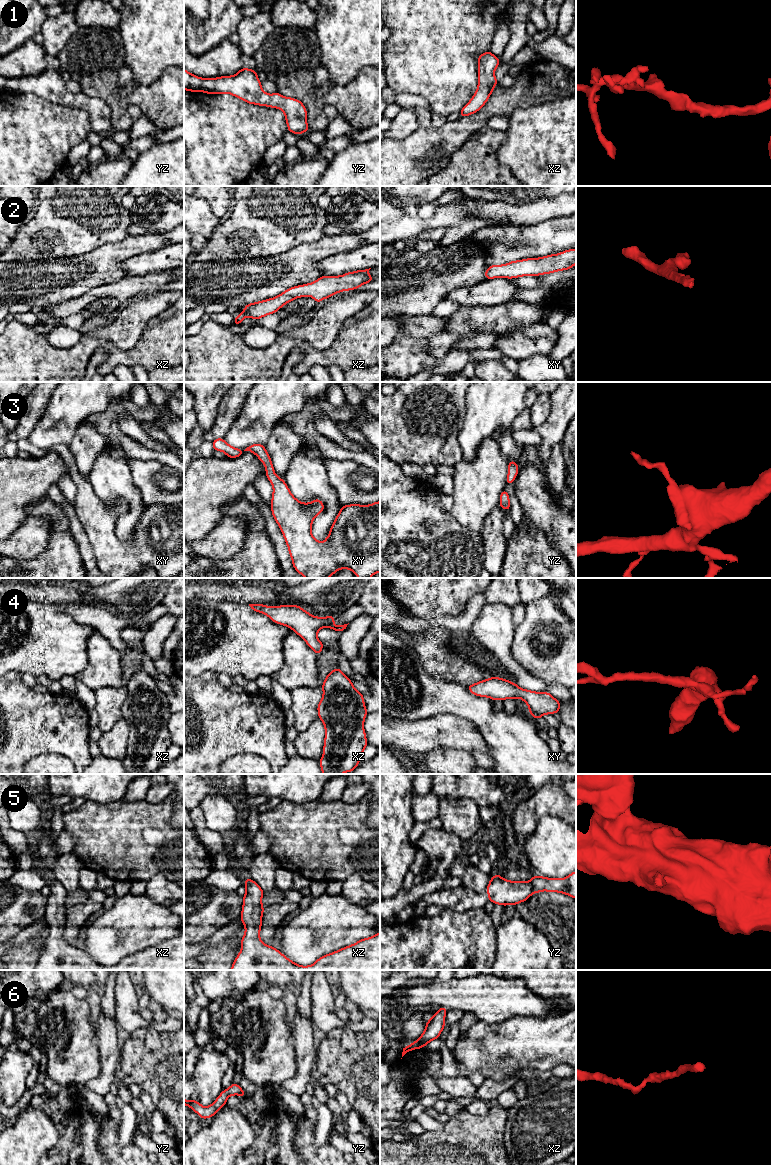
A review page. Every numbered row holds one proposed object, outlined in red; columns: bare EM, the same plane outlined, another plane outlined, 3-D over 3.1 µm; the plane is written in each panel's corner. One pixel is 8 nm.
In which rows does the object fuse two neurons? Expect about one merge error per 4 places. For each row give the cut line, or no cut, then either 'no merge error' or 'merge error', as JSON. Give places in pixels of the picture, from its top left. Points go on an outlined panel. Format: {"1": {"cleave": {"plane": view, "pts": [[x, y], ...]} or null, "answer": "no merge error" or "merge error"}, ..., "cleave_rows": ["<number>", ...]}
{"1": {"cleave": null, "answer": "no merge error"}, "2": {"cleave": null, "answer": "no merge error"}, "3": {"cleave": null, "answer": "no merge error"}, "4": {"cleave": null, "answer": "no merge error"}, "5": {"cleave": null, "answer": "no merge error"}, "6": {"cleave": null, "answer": "no merge error"}, "cleave_rows": []}

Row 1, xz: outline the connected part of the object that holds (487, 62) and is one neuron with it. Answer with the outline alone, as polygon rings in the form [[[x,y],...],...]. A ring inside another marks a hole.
[[[490,51],[478,56],[478,88],[471,100],[460,111],[460,117],[476,113],[488,101],[498,83],[494,72],[499,64],[499,58]]]

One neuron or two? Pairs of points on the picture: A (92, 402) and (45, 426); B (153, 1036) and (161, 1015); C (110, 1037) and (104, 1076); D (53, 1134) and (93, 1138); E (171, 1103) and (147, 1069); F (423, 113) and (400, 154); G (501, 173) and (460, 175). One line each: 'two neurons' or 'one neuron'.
A: one neuron
B: one neuron
C: one neuron
D: two neurons
E: one neuron
F: two neurons
G: one neuron

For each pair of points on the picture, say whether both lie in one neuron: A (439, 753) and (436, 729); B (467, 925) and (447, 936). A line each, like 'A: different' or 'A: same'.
A: different
B: same

